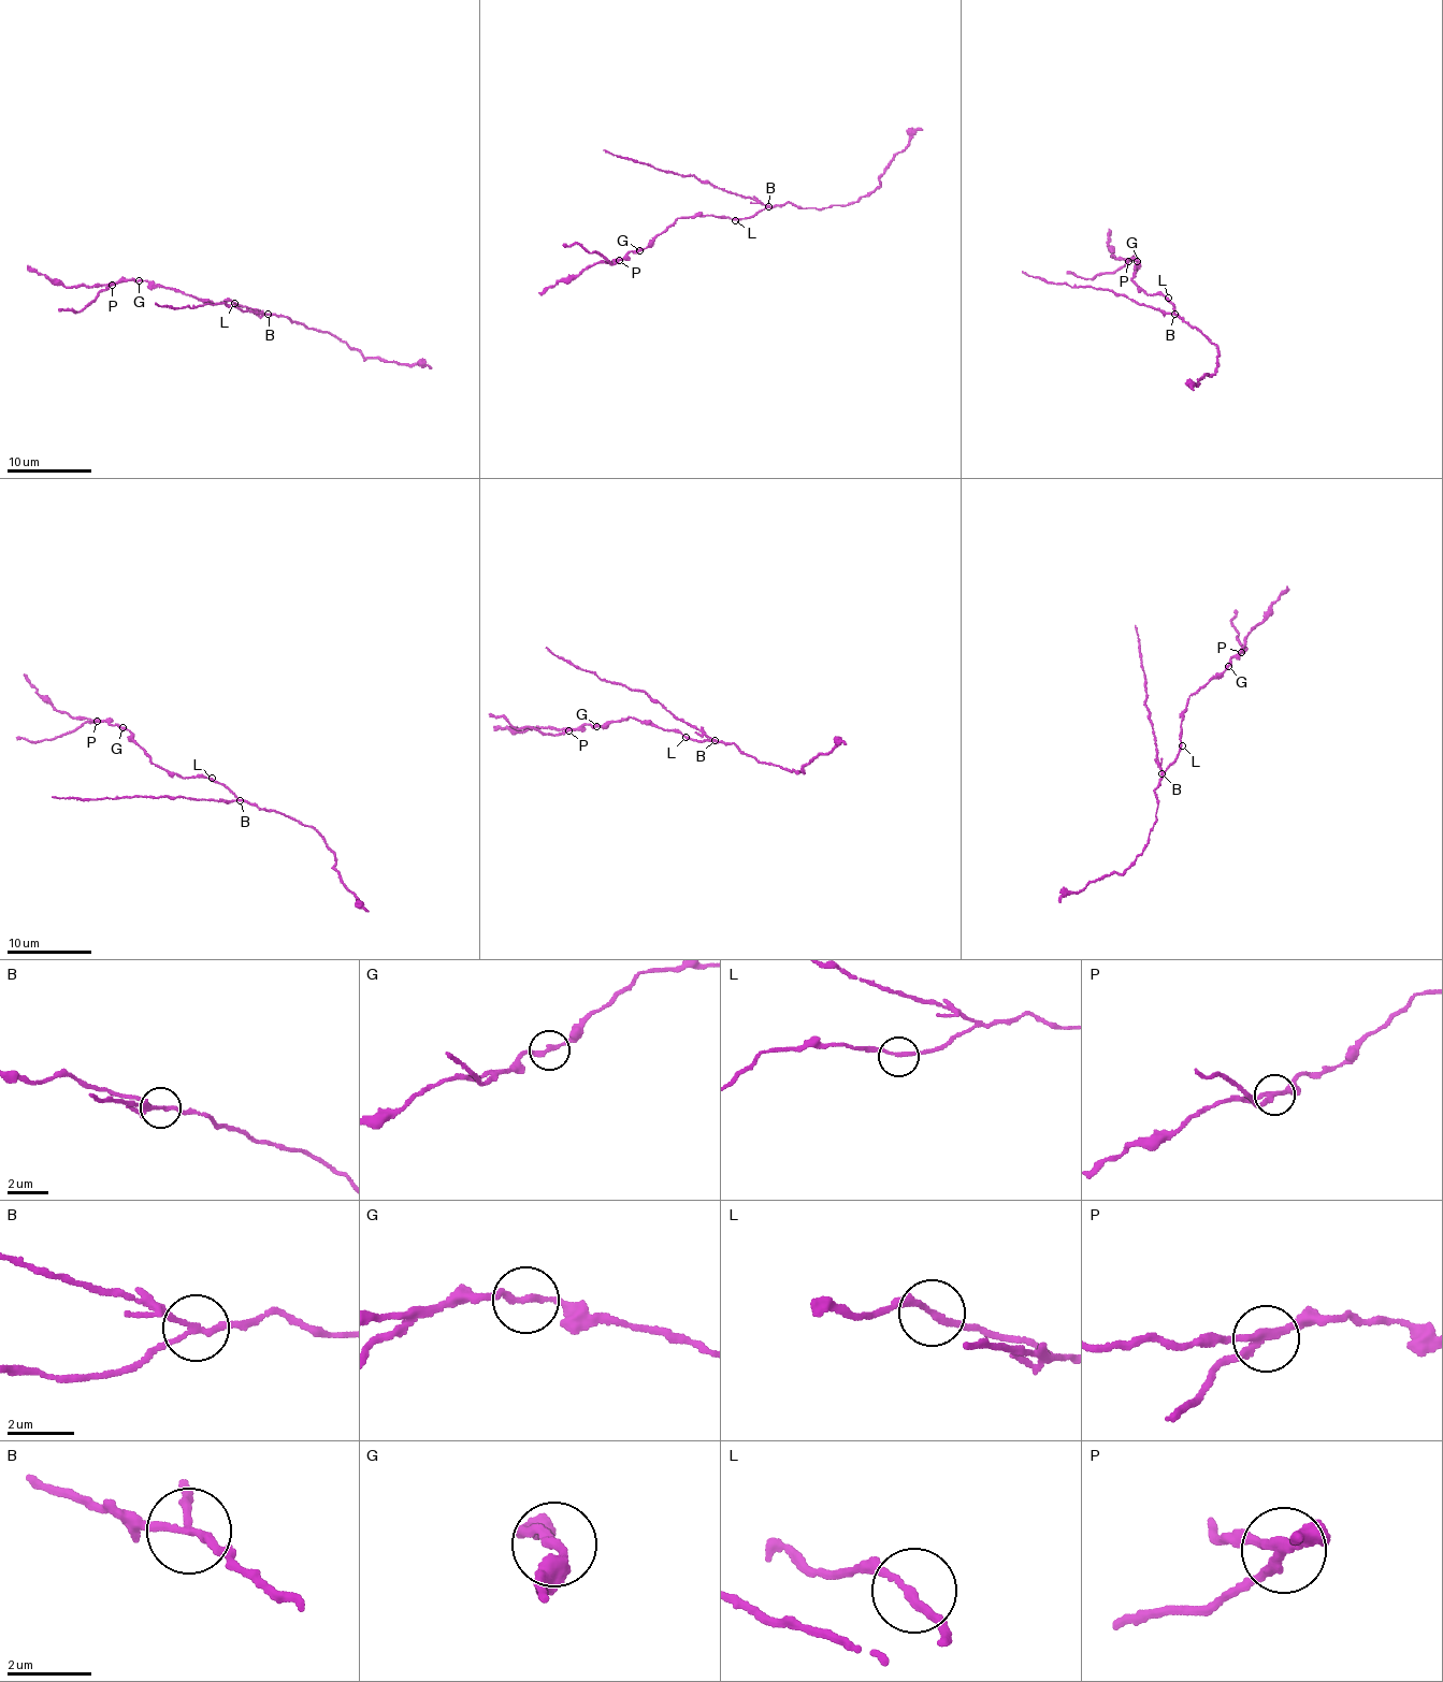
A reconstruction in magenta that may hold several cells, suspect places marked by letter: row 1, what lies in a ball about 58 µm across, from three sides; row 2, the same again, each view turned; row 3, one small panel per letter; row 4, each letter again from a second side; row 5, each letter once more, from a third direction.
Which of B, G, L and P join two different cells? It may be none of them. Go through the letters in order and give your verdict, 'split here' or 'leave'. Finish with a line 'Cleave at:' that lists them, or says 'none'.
B: split here
G: leave
L: leave
P: split here
Cleave at: B, P

